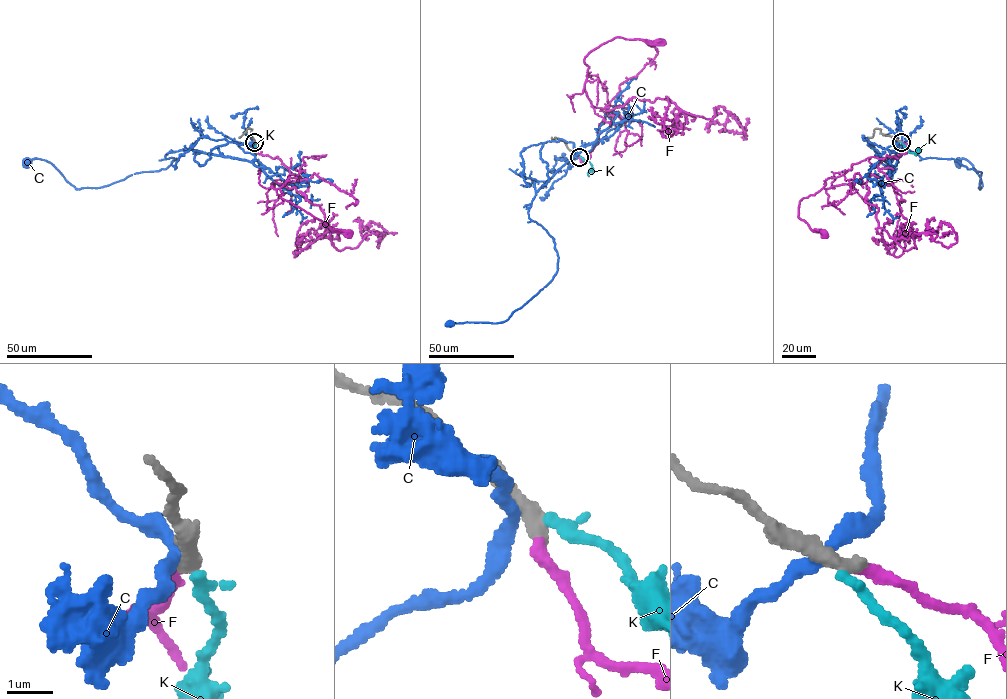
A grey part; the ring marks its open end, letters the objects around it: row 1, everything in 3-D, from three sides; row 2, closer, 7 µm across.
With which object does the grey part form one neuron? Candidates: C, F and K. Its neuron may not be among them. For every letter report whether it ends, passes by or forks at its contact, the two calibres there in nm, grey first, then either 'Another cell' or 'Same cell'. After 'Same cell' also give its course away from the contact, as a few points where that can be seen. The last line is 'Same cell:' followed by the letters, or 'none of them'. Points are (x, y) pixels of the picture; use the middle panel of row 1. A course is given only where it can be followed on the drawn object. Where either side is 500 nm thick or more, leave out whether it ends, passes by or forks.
C: It passes by. Thickness 480 nm (grey) against 280 nm. Another cell
F: It ends there. Thickness 360 nm (grey) against 240 nm. Same cell. Its course: (579, 157), (583, 162), (590, 158), (608, 110), (594, 107), (588, 97), (584, 58), (616, 37), (661, 43)
K: It ends there. Thickness 400 nm (grey) against 240 nm. Another cell
Same cell: F

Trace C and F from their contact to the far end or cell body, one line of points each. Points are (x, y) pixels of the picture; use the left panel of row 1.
C: (254, 141), (218, 145), (199, 166), (197, 150), (170, 152), (164, 169), (99, 187), (27, 162)
F: (254, 142), (258, 153), (278, 157), (288, 168), (284, 183), (272, 184), (280, 188), (280, 197), (348, 233)

